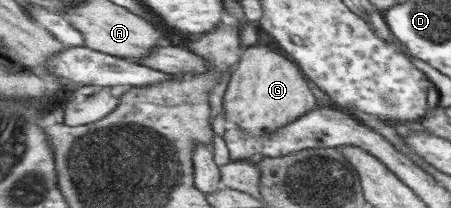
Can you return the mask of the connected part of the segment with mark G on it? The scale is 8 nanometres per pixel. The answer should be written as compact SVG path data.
M258 44L245 49L238 68L230 75L222 107L230 126L239 125L245 133L263 137L277 133L277 129L311 112L315 99L294 61L289 61L288 56L279 55L267 45Z

